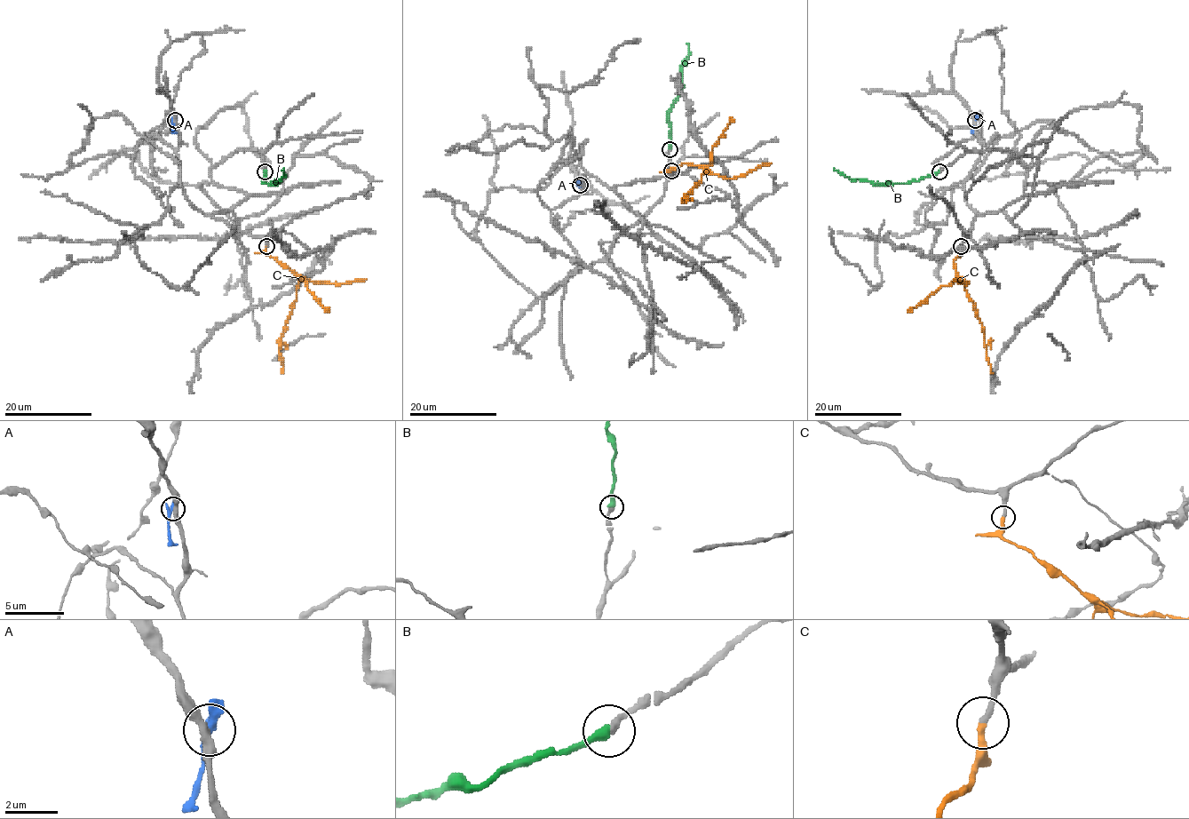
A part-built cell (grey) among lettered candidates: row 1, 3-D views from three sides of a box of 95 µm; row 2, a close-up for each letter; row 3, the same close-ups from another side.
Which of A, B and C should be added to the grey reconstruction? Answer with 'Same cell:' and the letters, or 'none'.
Same cell: B

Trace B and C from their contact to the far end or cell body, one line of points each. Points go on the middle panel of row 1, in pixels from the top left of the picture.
B: (669, 148), (668, 110), (682, 86), (681, 63), (689, 52), (686, 43)
C: (671, 170), (682, 163), (699, 165), (704, 170), (699, 182), (685, 195), (687, 200), (685, 202)

